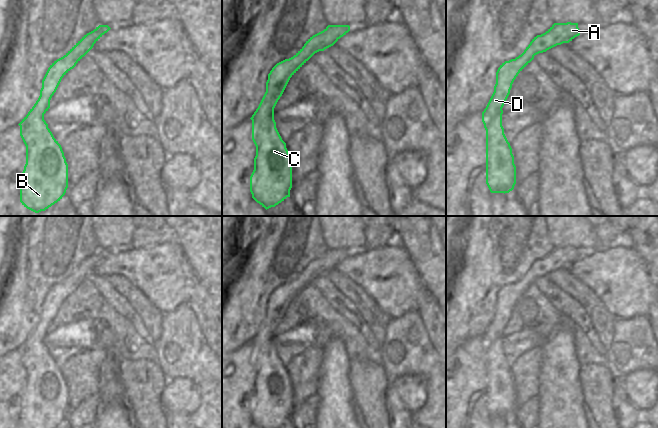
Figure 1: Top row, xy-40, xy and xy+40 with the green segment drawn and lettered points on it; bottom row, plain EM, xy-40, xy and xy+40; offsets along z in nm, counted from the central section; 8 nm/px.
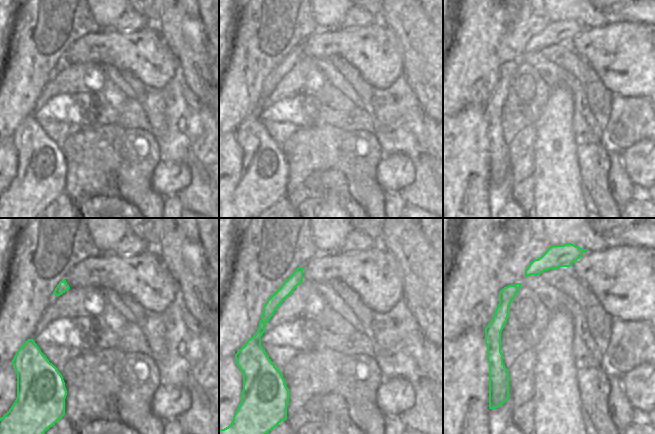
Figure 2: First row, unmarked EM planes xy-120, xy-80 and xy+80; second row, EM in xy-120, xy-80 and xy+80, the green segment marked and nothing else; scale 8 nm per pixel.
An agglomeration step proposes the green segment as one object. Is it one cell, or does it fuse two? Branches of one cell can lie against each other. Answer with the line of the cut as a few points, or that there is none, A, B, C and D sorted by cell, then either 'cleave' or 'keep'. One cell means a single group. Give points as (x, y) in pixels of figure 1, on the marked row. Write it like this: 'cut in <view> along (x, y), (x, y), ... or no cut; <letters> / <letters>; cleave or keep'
no cut; A B C D; keep

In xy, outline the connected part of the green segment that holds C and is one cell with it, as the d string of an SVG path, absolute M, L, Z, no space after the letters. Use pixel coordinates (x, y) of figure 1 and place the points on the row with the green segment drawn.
M328 25L310 37L291 58L277 63L266 82L266 92L250 118L256 146L254 170L250 176L252 198L266 210L287 197L292 188L292 162L274 120L274 108L290 78L317 52L333 46L350 31L349 25Z

